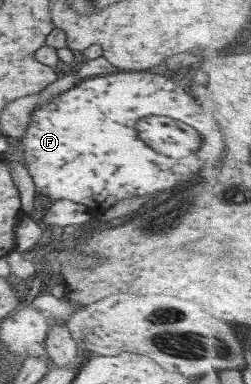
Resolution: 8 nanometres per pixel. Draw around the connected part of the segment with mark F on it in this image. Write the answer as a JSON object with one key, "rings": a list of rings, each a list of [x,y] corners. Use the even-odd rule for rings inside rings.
{"rings":[[[119,70],[118,72],[109,72],[97,76],[86,77],[84,80],[80,80],[80,83],[76,83],[74,87],[70,87],[68,91],[64,91],[60,97],[54,96],[46,103],[46,105],[42,104],[38,109],[33,109],[30,113],[30,121],[27,124],[26,130],[20,137],[22,141],[18,141],[18,147],[22,147],[22,159],[26,161],[28,175],[30,175],[32,181],[34,181],[35,194],[46,195],[53,203],[58,199],[79,203],[86,208],[86,211],[88,211],[90,215],[100,215],[100,213],[106,211],[104,205],[110,207],[112,203],[118,203],[118,201],[128,199],[128,197],[142,197],[142,199],[150,201],[150,199],[154,199],[154,195],[156,195],[160,189],[174,189],[176,185],[180,185],[180,183],[184,183],[184,181],[188,181],[188,179],[194,179],[194,177],[198,175],[198,171],[200,171],[204,165],[218,165],[218,163],[202,163],[202,161],[220,161],[222,155],[224,155],[224,149],[226,149],[226,145],[224,145],[224,135],[222,135],[222,131],[220,131],[220,125],[218,125],[218,121],[216,121],[216,115],[214,115],[214,121],[208,121],[208,115],[204,115],[202,107],[200,107],[200,105],[198,105],[184,89],[180,89],[180,87],[174,85],[174,83],[178,82],[164,74],[152,74],[152,71]],[[146,115],[166,115],[166,117],[178,119],[178,121],[182,121],[182,123],[194,127],[194,129],[204,137],[202,149],[198,149],[198,151],[194,153],[194,155],[196,155],[196,161],[166,161],[166,159],[162,161],[162,157],[160,157],[160,161],[158,161],[158,159],[154,161],[152,157],[158,157],[158,155],[156,155],[154,151],[150,151],[150,149],[136,137],[136,131],[134,131],[134,123],[136,123],[140,117],[146,117]]]}

